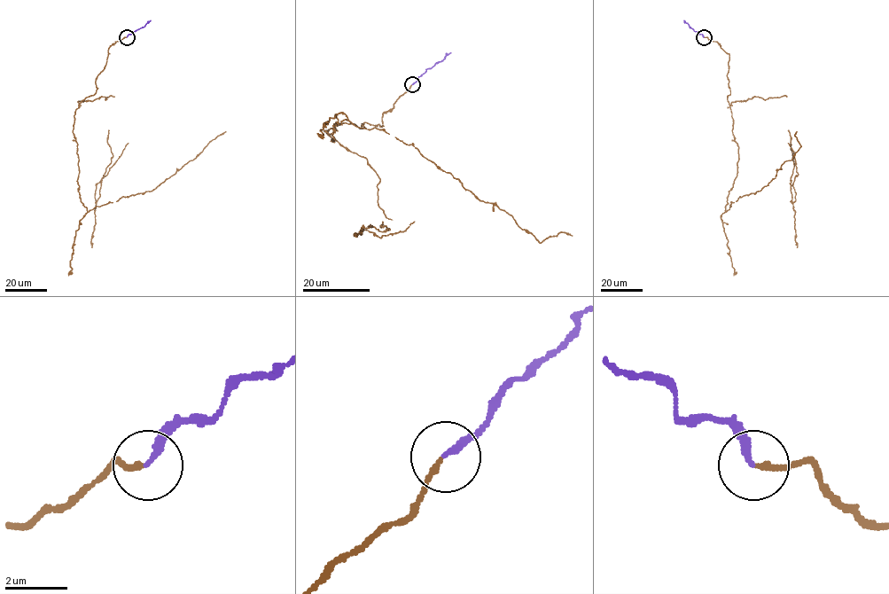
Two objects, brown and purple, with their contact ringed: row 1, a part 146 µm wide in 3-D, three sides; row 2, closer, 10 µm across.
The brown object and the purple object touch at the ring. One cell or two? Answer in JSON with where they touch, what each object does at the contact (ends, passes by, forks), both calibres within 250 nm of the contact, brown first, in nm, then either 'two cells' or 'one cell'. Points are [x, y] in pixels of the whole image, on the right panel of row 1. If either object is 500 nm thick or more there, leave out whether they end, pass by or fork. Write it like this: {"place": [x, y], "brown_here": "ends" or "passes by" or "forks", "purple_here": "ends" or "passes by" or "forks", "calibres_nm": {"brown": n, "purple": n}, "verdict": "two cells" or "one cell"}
{"place": [704, 37], "brown_here": "ends", "purple_here": "ends", "calibres_nm": {"brown": 160, "purple": 200}, "verdict": "one cell"}

